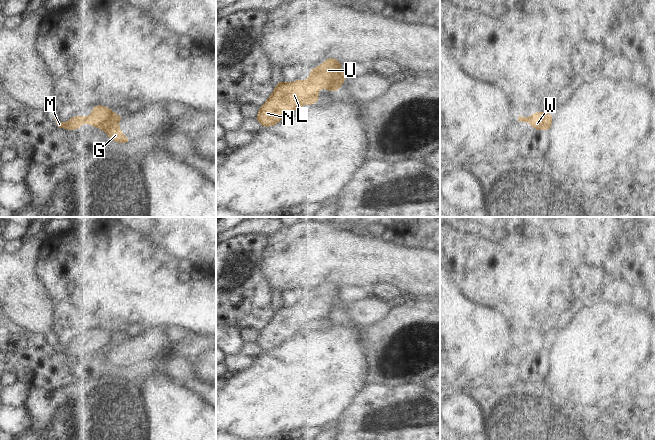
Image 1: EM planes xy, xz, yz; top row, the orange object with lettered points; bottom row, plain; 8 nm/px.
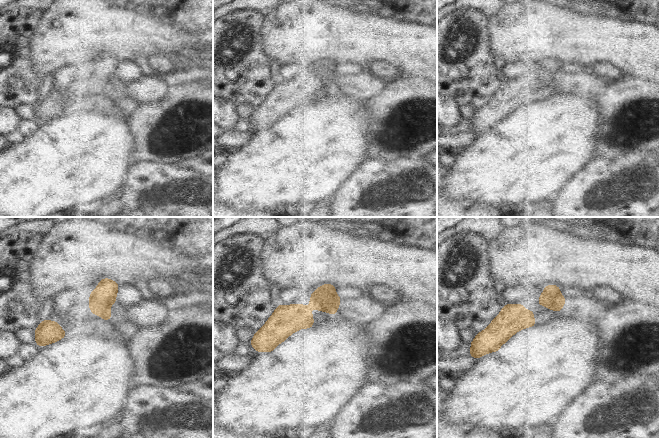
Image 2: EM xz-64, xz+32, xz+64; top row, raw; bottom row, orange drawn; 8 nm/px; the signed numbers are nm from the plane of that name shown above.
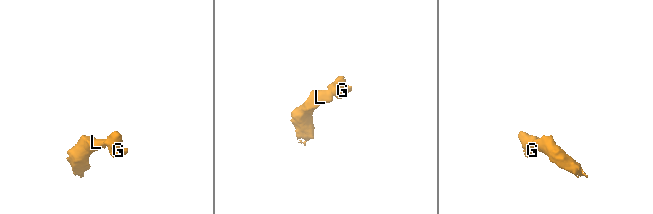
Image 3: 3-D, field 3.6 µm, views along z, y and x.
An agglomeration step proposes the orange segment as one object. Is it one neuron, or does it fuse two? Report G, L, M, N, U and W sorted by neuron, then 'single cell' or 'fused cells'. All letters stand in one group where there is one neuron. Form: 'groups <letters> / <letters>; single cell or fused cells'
groups G L M N U W; single cell

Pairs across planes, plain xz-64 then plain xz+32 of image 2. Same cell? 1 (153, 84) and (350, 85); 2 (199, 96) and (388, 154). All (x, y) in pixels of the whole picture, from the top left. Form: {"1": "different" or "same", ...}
{"1": "same", "2": "same"}

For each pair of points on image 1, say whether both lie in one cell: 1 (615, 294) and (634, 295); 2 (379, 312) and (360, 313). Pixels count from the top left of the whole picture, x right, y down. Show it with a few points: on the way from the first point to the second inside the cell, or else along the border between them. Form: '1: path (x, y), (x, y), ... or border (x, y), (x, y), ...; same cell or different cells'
1: path (620, 294), (629, 294); same cell
2: path (374, 312), (365, 312); same cell

